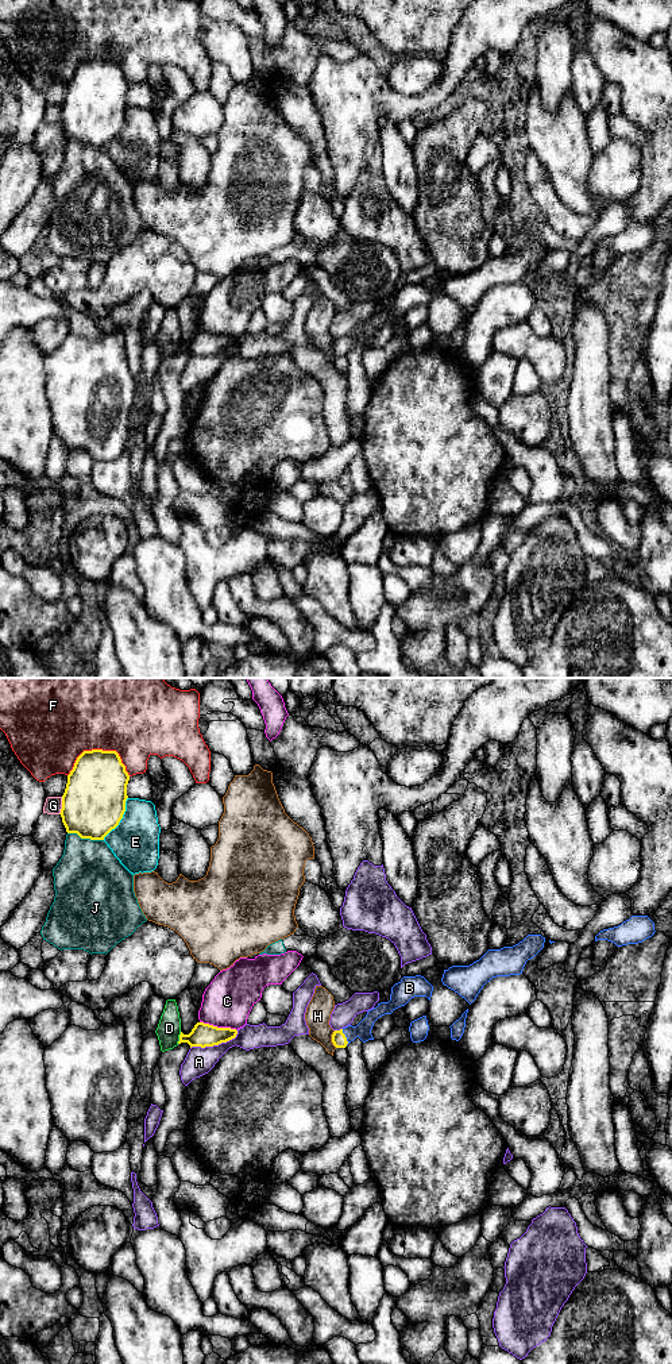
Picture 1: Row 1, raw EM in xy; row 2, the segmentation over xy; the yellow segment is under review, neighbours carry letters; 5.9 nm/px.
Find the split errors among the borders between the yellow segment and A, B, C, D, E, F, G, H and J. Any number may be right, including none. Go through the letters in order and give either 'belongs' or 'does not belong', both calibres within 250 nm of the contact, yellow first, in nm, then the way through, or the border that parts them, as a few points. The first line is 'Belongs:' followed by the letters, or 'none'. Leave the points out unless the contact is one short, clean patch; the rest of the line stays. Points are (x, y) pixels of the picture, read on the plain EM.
Belongs: B
A: does not belong; 140 nm thick on the yellow side, 160 nm on the other
B: belongs; 90 nm thick on the yellow side, 100 nm on the other; runs through xy (339, 347), (346, 346), (351, 340), (363, 338)
C: does not belong; 140 nm thick on the yellow side, 300 nm on the other
D: does not belong; 140 nm thick on the yellow side, 140 nm on the other
E: does not belong; 380 nm thick on the yellow side, 280 nm on the other
F: does not belong; 360 nm thick on the yellow side, 380 nm on the other
G: does not belong; 380 nm thick on the yellow side, 110 nm on the other
H: does not belong; 90 nm thick on the yellow side, 150 nm on the other
J: does not belong; 380 nm thick on the yellow side, 420 nm on the other

